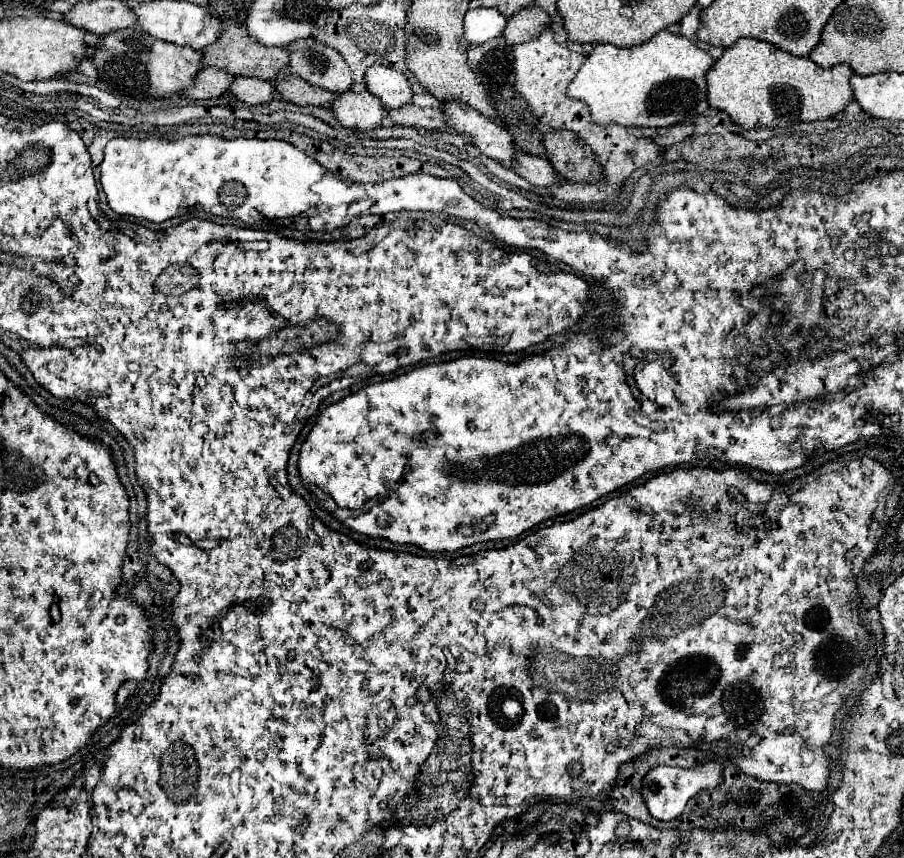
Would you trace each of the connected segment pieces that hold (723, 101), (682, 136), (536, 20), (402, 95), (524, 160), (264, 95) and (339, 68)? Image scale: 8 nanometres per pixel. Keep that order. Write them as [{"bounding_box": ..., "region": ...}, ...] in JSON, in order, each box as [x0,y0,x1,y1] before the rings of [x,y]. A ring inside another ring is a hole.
[{"bounding_box":[707,39,851,129],"region":[[[739,39],[727,47],[707,71],[707,101],[711,109],[725,111],[745,129],[787,127],[795,121],[821,121],[835,117],[851,99],[849,65],[823,69],[807,57],[795,57],[759,39]]]},{"bounding_box":[653,123,695,147],"region":[[[681,123],[681,125],[669,125],[669,127],[661,127],[657,131],[657,135],[653,137],[653,141],[661,147],[667,147],[667,145],[673,145],[673,143],[679,143],[679,141],[685,141],[687,137],[691,137],[695,125],[693,123]]]},{"bounding_box":[503,7,549,45],"region":[[[523,7],[515,15],[509,17],[507,27],[503,29],[503,39],[507,45],[519,45],[525,41],[535,39],[543,27],[549,23],[547,15],[535,7]]]},{"bounding_box":[365,65,411,107],"region":[[[371,65],[365,71],[365,85],[385,107],[401,107],[411,103],[411,87],[403,73],[387,69],[383,65]]]},{"bounding_box":[511,151,559,187],"region":[[[517,151],[515,157],[511,159],[511,169],[533,185],[545,187],[545,185],[553,185],[555,181],[559,181],[551,163],[545,157],[537,157],[531,153]]]},{"bounding_box":[229,77,275,105],"region":[[[233,77],[229,85],[229,93],[233,93],[235,99],[247,105],[263,105],[273,101],[275,97],[275,89],[271,81],[253,79],[253,77]]]},{"bounding_box":[285,37,353,93],"region":[[[315,37],[297,39],[285,49],[289,53],[289,71],[307,83],[333,93],[343,93],[351,87],[353,75],[343,57],[325,43],[319,43]]]}]

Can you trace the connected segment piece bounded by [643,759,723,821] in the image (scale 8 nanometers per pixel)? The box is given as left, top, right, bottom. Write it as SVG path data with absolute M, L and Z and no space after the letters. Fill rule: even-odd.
M705 759L703 763L689 767L689 769L681 769L681 767L655 767L647 773L645 781L643 781L643 797L647 803L649 813L653 813L653 817L661 819L661 821L671 821L675 817L681 815L681 811L685 809L687 801L697 795L699 791L713 791L721 785L723 781L723 765L717 759ZM657 783L657 793L655 787L653 791L645 791L645 785Z

